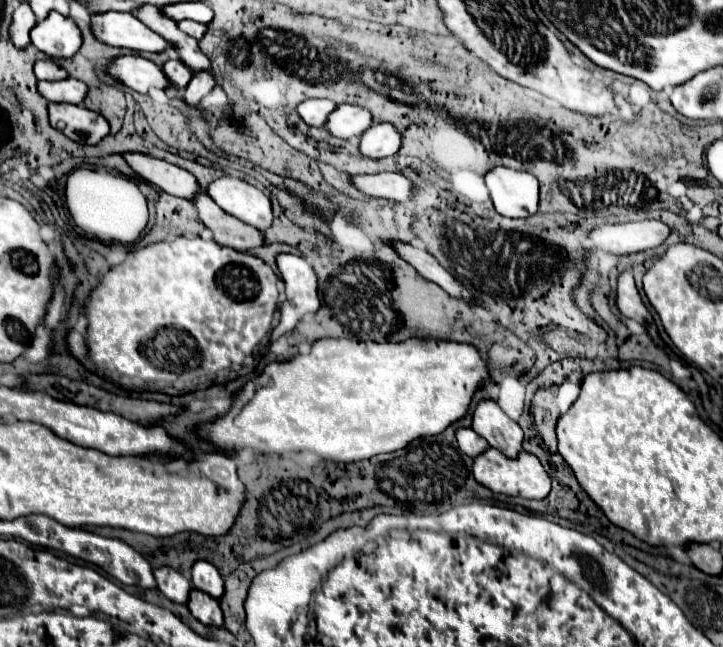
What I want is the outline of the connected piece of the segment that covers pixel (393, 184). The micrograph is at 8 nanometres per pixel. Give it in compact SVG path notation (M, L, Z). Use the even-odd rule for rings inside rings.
M383 172L383 174L373 174L373 176L353 176L353 184L363 190L367 196L373 198L387 198L393 202L411 202L413 198L413 182L405 178L403 174L393 174L393 172Z

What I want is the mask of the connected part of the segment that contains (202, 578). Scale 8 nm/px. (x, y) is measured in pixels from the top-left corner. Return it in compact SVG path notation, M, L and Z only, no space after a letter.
M199 560L193 566L193 586L217 600L223 596L223 590L225 590L219 570L205 560Z

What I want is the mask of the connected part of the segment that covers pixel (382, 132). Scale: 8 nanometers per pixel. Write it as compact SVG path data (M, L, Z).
M373 124L361 136L361 154L367 158L385 158L393 156L401 148L401 132L393 124Z

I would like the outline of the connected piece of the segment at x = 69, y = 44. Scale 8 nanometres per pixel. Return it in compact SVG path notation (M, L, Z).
M51 12L31 30L31 42L51 58L71 58L81 46L81 32L73 18Z

